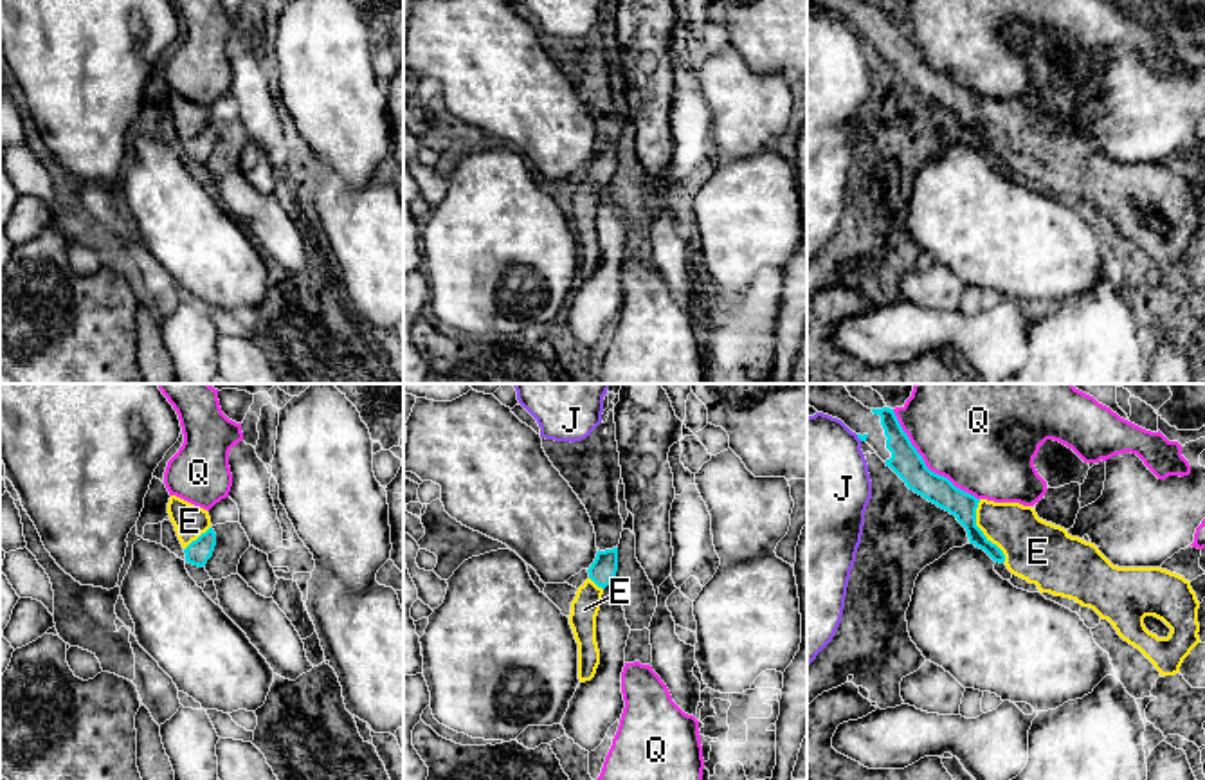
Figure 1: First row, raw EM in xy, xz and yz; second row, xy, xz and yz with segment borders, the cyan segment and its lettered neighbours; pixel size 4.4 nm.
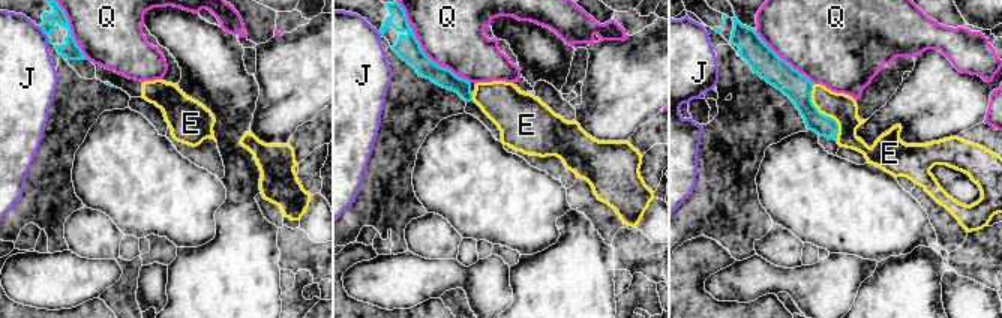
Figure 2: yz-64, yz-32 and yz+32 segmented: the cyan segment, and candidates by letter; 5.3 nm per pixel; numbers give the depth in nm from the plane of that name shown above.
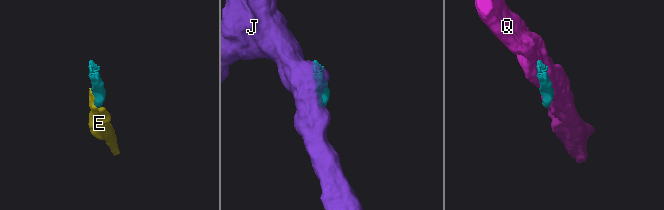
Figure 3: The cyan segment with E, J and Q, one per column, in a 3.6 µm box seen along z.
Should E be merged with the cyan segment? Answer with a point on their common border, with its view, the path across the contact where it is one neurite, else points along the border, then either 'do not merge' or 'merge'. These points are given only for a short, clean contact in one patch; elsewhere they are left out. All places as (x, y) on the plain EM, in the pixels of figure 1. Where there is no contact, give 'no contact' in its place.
yz (982, 128) | across yz (942, 89), (982, 128), (1009, 128), (1034, 146) | merge

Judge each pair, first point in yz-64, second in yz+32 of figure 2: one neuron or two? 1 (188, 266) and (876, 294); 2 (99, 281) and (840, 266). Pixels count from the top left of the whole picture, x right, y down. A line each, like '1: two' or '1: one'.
1: one
2: one

